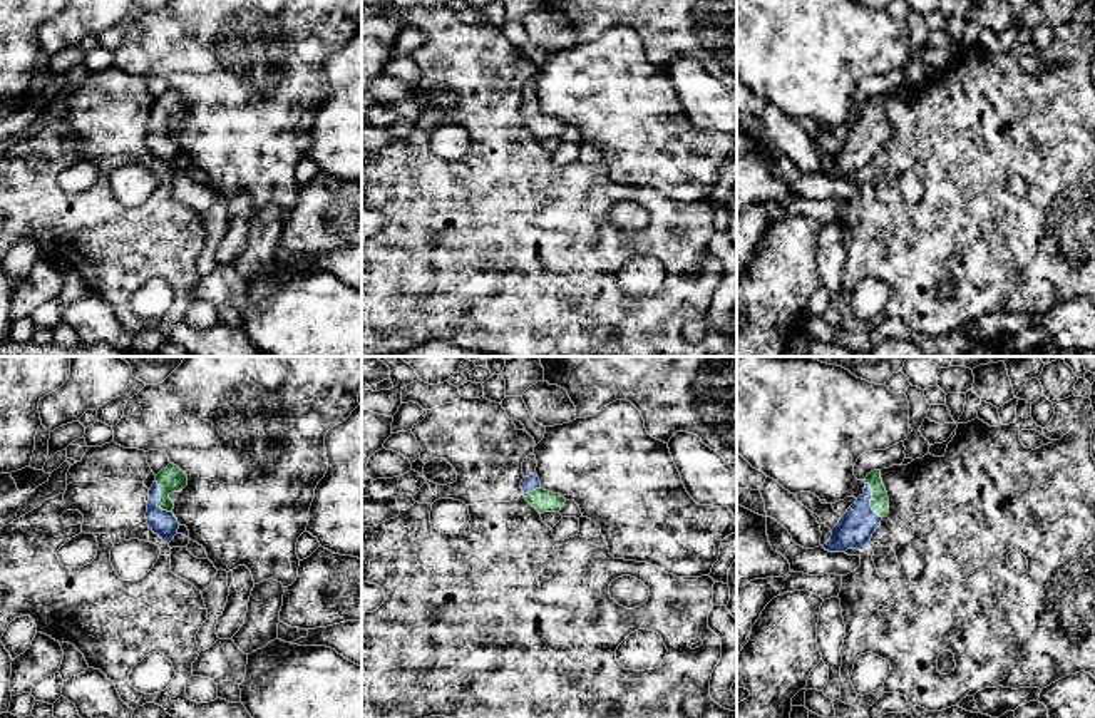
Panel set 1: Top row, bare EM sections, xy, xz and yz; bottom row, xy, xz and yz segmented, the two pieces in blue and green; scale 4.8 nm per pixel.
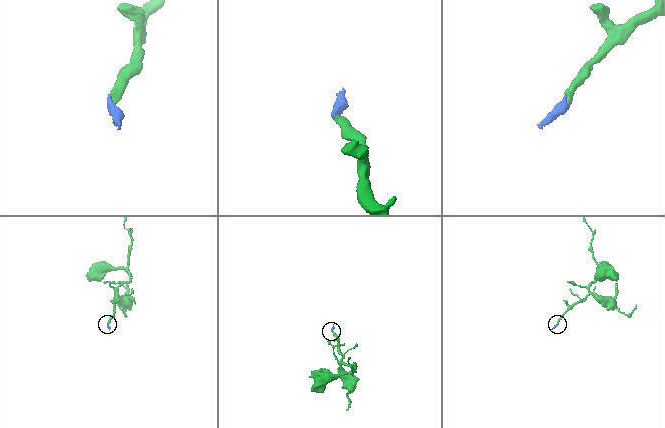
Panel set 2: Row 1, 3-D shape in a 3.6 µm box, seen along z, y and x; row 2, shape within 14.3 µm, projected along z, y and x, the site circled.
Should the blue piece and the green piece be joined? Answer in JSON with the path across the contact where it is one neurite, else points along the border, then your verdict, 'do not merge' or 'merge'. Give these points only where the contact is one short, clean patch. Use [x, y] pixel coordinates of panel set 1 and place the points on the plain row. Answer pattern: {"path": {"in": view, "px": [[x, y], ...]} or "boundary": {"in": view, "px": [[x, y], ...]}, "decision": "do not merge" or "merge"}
{"path": {"in": "xy", "px": [[164, 149], [159, 143], [159, 123], [171, 104]]}, "decision": "merge"}

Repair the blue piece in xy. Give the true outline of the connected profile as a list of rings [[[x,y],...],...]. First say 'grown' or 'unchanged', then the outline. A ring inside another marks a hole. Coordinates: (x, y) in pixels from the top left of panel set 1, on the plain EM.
grown; [[[174,89],[162,94],[149,115],[147,151],[162,167],[171,167],[177,159],[179,147],[172,139],[174,127],[169,124],[172,117],[181,117],[188,110],[188,100]]]

